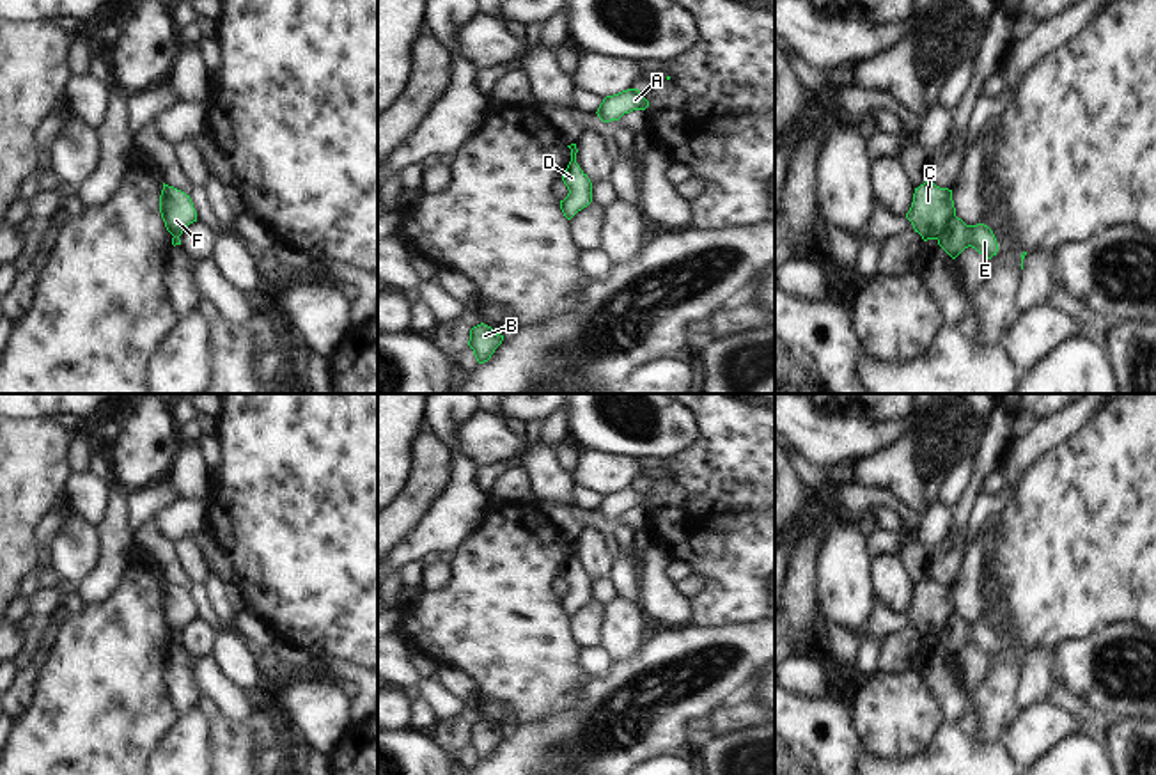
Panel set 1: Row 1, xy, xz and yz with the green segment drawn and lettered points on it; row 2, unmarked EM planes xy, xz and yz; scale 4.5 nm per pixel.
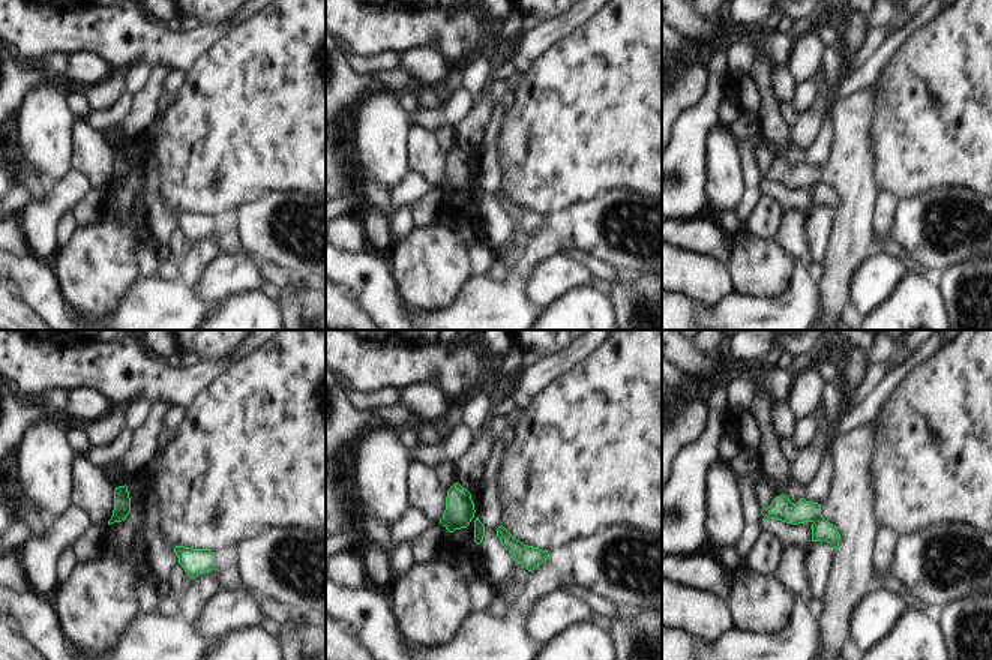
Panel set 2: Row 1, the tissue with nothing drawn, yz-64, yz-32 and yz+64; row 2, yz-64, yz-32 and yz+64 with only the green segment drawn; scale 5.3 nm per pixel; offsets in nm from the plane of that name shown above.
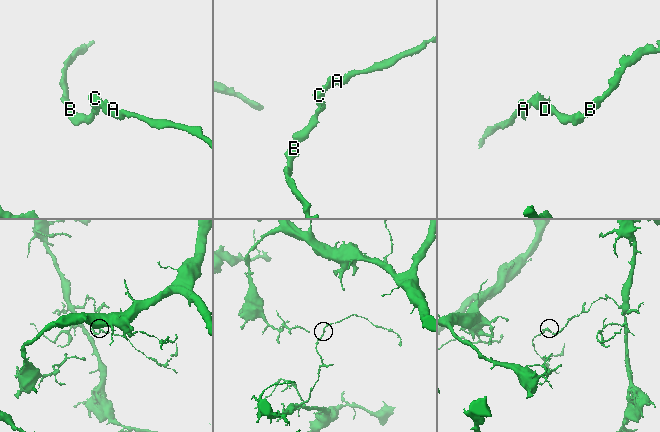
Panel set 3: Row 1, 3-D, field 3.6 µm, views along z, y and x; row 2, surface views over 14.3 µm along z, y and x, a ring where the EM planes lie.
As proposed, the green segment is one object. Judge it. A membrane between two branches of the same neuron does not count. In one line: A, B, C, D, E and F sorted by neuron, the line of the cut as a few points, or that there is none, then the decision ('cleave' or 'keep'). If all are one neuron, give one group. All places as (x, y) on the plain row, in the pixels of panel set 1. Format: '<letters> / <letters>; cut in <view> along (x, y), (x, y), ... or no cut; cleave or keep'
A C F / B D E; cut in yz along (954, 612), (937, 635); cleave

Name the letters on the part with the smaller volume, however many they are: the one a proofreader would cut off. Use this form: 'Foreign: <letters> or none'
Foreign: A, C, F

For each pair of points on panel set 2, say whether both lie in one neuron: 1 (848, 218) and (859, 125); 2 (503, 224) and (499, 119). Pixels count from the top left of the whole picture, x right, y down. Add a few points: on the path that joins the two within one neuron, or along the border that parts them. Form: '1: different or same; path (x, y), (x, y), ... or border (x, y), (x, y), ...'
1: same; path (853, 195), (853, 147)
2: same; path (491, 198), (491, 144)

